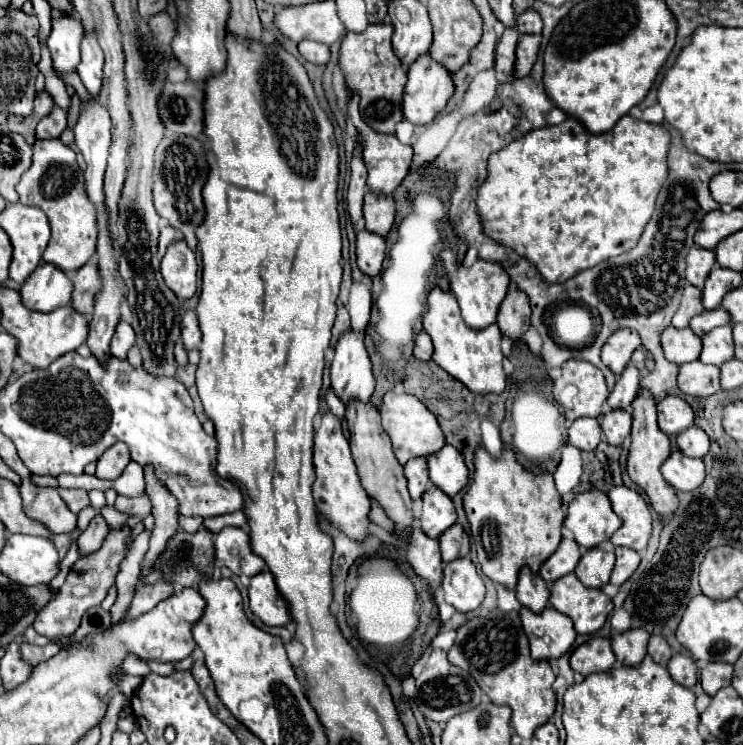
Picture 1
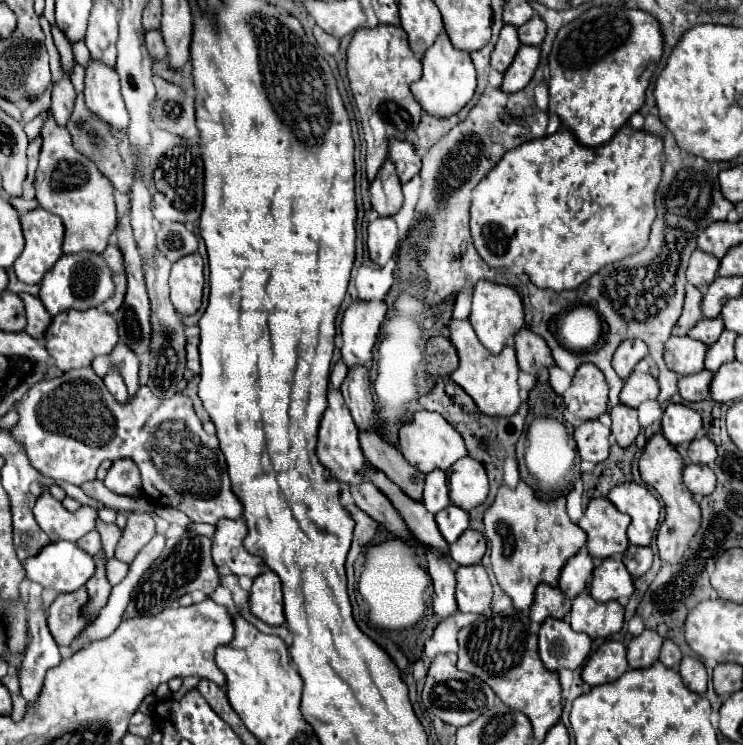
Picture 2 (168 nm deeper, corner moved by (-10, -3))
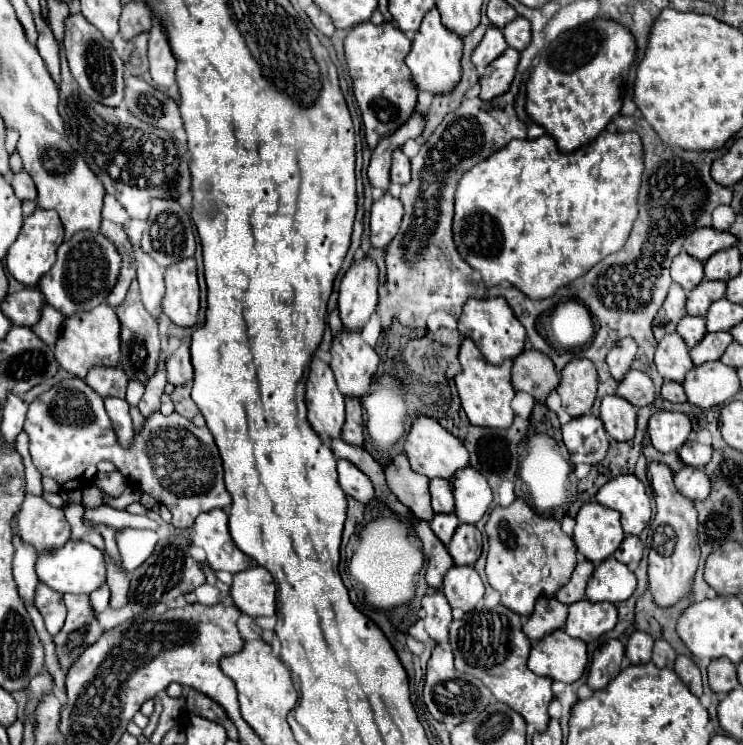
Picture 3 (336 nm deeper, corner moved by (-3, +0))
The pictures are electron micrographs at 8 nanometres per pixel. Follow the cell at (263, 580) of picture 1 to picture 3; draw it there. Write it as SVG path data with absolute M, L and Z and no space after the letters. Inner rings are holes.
M253 567L233 575L231 597L241 613L249 617L275 615L275 583L267 569Z

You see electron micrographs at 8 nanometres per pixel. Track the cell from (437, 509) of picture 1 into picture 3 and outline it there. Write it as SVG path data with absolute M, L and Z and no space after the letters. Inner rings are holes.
M435 513L431 519L431 529L433 533L447 545L451 541L451 535L459 527L459 521L453 513Z

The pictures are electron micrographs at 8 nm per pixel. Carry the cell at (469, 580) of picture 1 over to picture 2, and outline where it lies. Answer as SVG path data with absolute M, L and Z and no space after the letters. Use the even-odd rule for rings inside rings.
M482 564L474 566L458 566L456 570L456 600L460 612L482 614L492 602L492 584L482 568Z

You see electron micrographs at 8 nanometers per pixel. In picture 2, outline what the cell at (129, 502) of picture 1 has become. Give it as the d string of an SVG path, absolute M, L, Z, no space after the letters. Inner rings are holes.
M128 514L128 524L118 540L114 556L126 564L134 560L138 548L146 546L148 540L156 534L156 522L148 514Z

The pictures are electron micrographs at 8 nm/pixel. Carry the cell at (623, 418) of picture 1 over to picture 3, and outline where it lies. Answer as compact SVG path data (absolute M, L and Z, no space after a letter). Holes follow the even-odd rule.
M617 395L603 397L601 421L615 441L629 441L635 435L635 407Z

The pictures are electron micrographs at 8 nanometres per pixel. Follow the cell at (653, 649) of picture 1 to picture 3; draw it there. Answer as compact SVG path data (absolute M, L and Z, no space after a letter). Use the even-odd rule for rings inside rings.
M663 639L655 641L655 647L653 647L653 663L657 667L673 667L675 657L677 657L677 653L673 651L673 647L667 641L663 641Z

